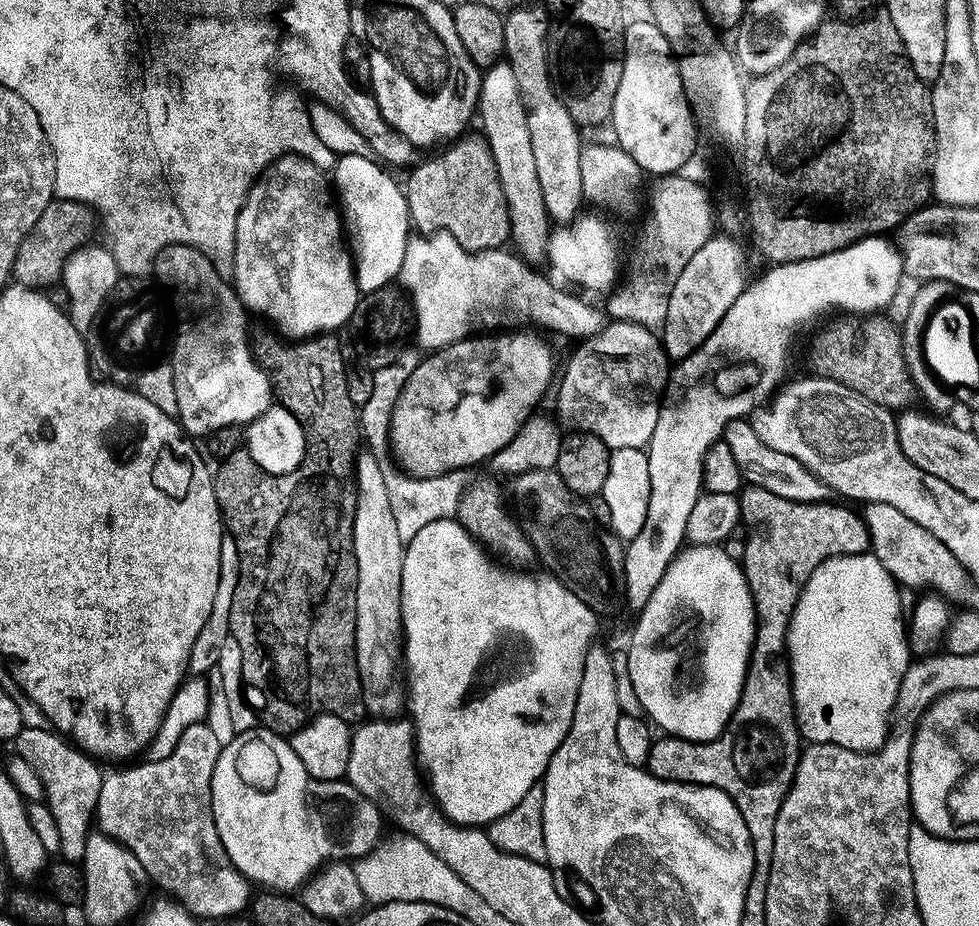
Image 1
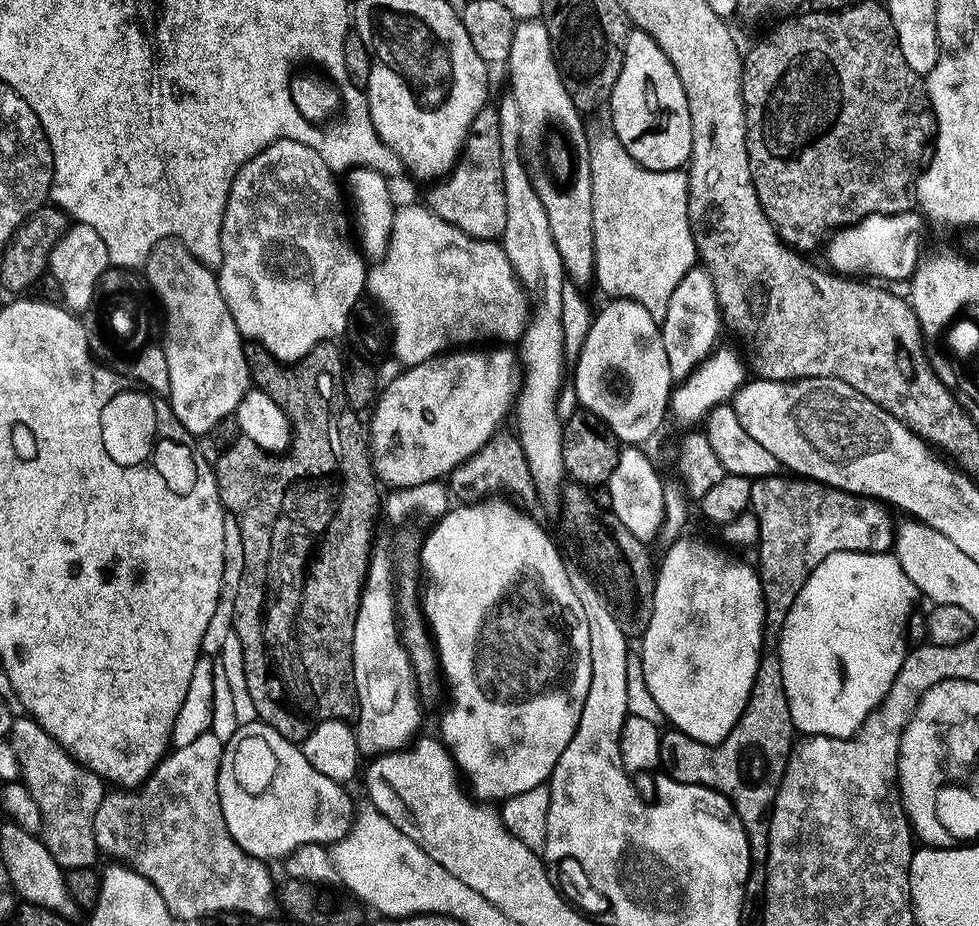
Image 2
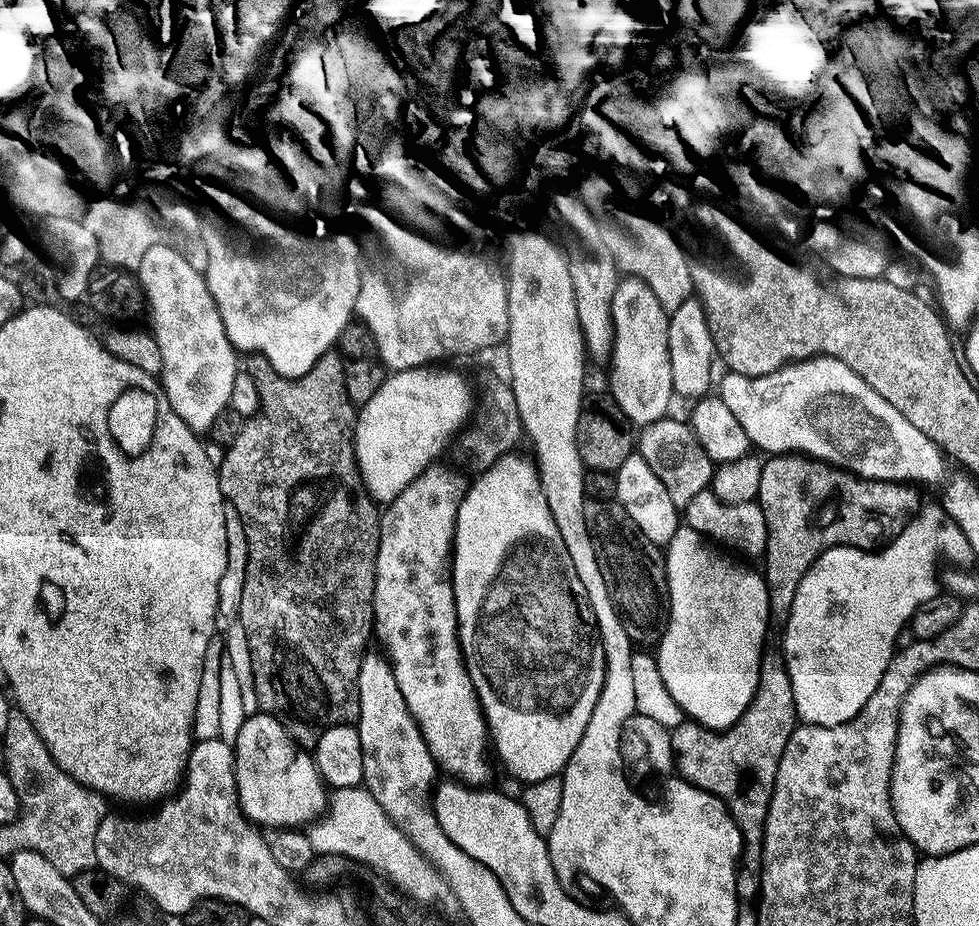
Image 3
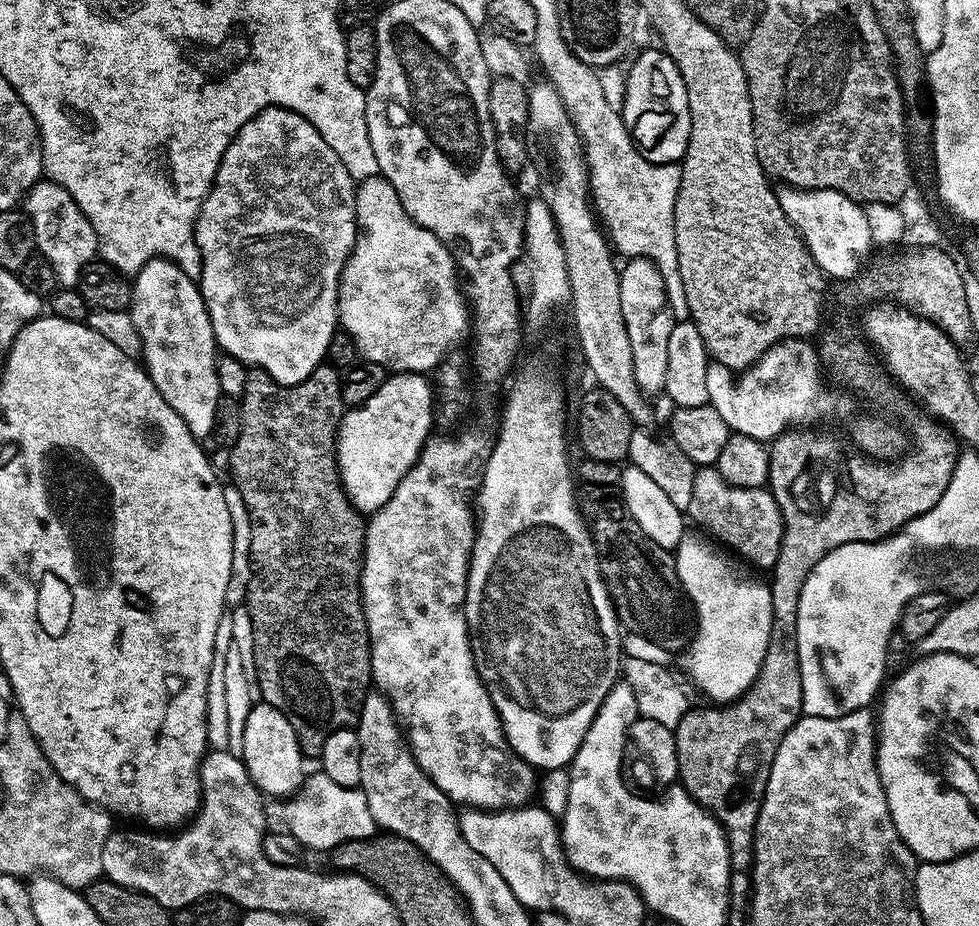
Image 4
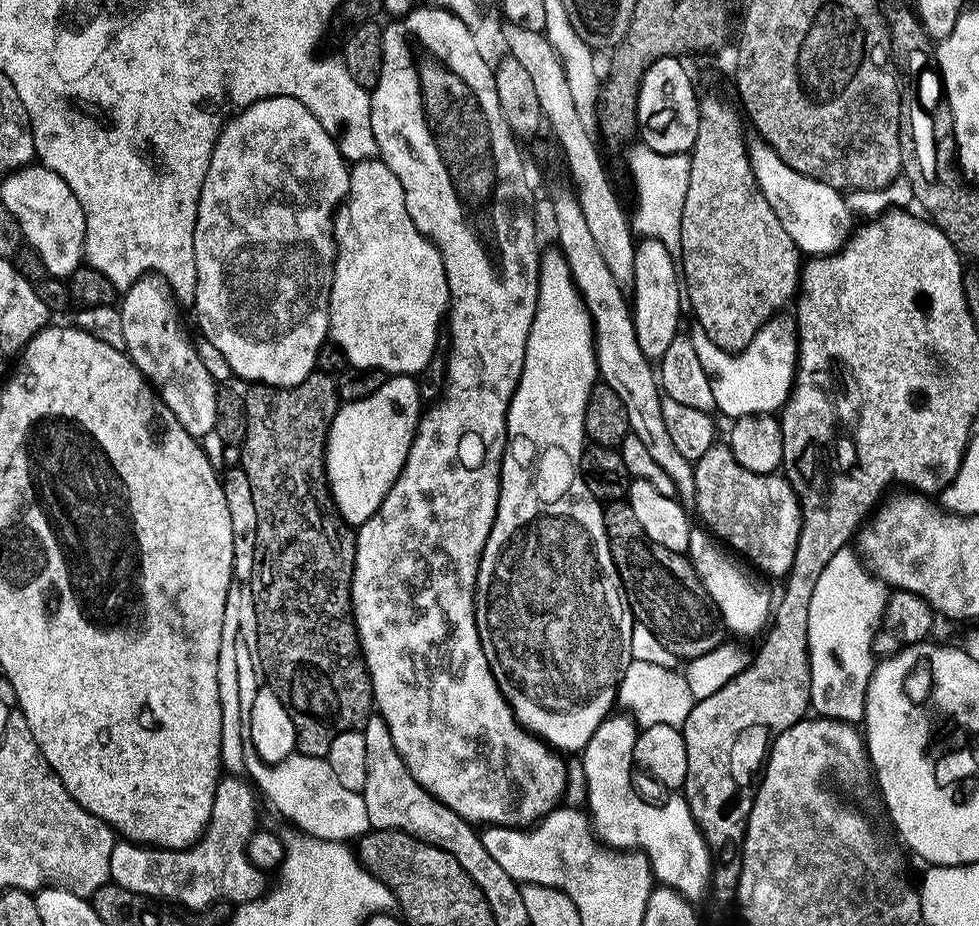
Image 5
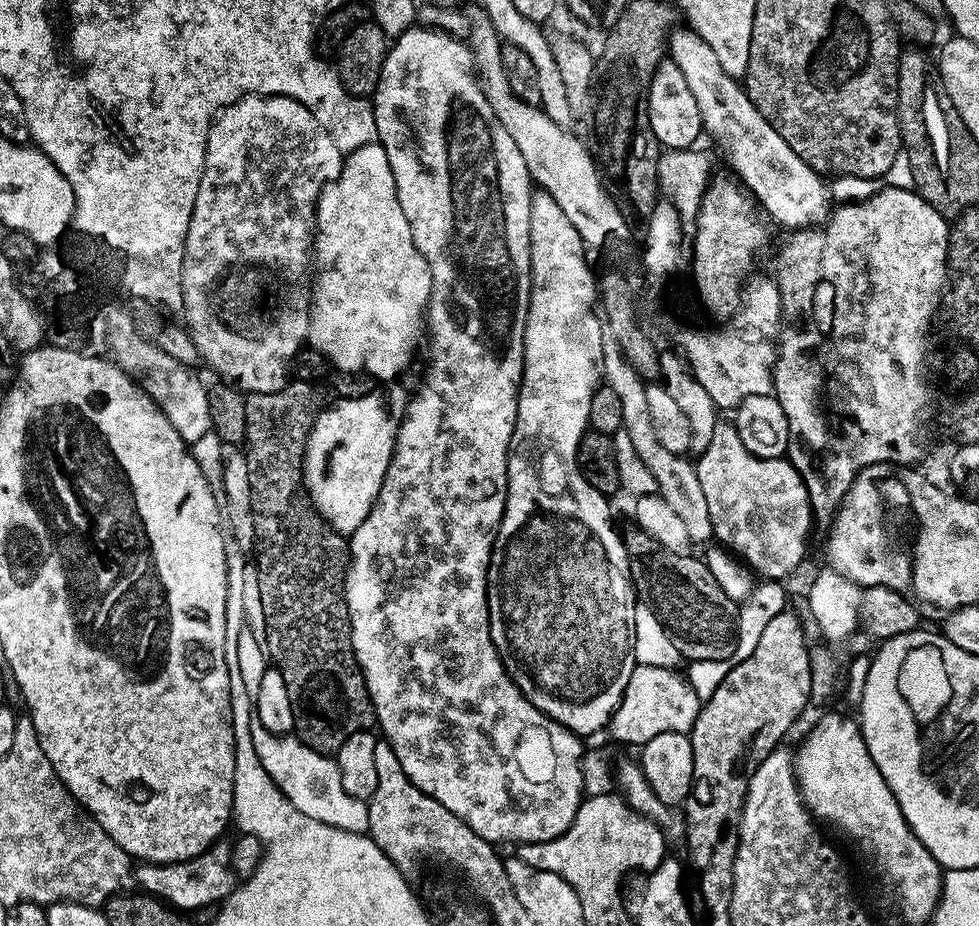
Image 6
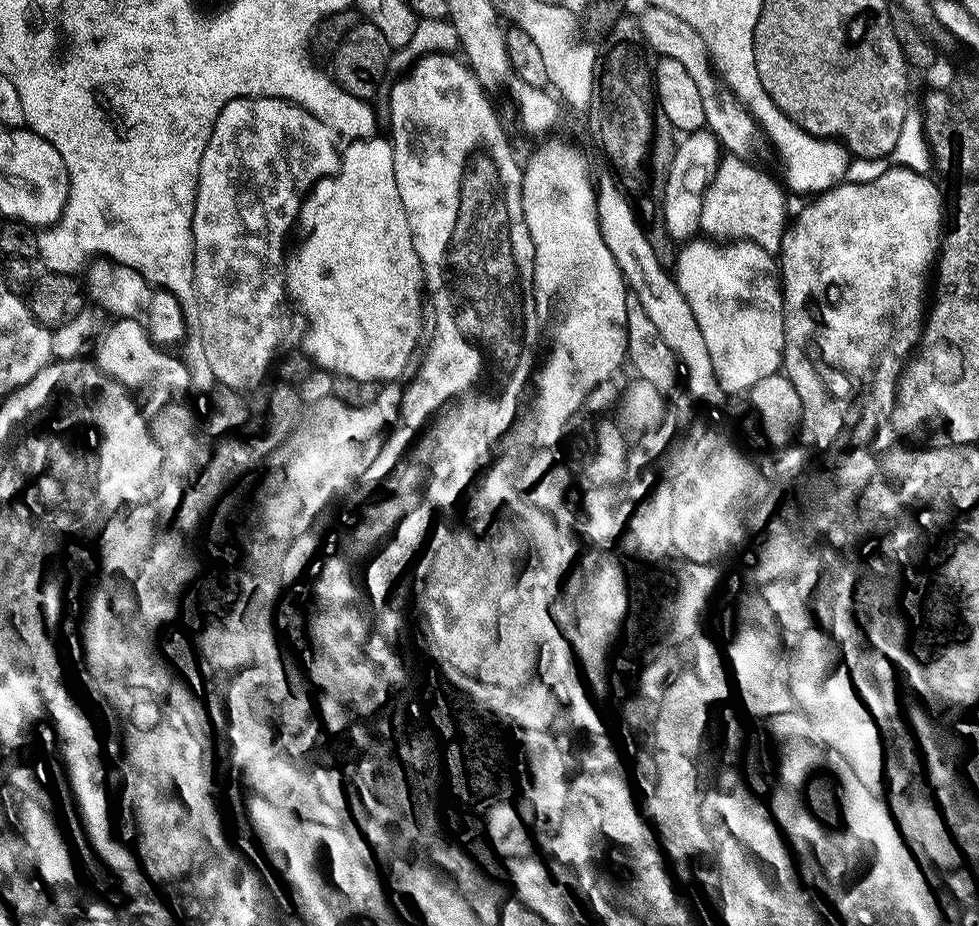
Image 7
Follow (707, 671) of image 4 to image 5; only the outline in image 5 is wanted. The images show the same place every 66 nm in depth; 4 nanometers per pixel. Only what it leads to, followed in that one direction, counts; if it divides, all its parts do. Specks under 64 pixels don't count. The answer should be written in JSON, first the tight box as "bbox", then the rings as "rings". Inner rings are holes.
{"bbox":[687,531,770,637],"rings":[[[693,531],[687,555],[690,557],[691,567],[696,577],[700,579],[700,587],[704,589],[707,599],[714,605],[715,611],[716,608],[720,611],[720,616],[730,631],[737,632],[740,636],[758,635],[759,637],[770,620],[768,596],[727,554],[729,555],[707,531]]]}

